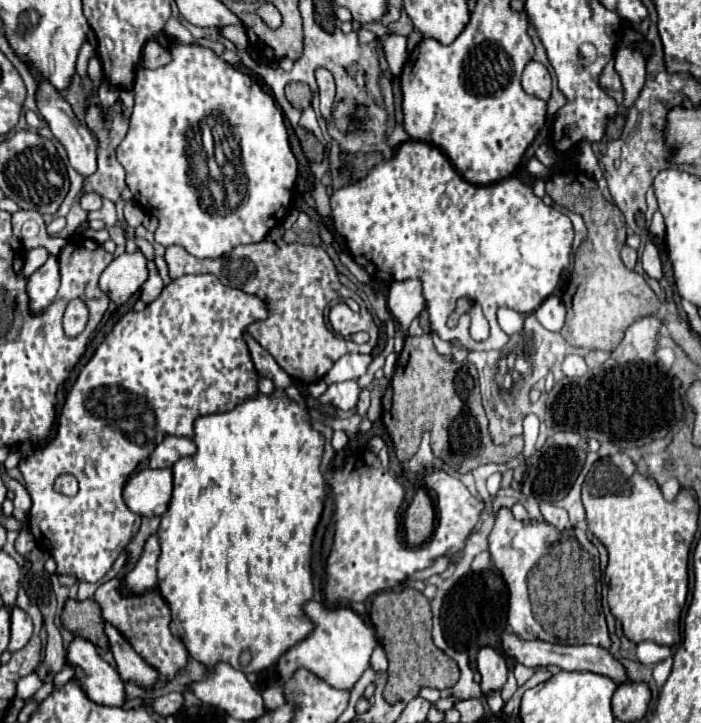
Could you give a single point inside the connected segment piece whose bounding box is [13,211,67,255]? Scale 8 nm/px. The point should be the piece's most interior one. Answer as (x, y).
(28, 226)

